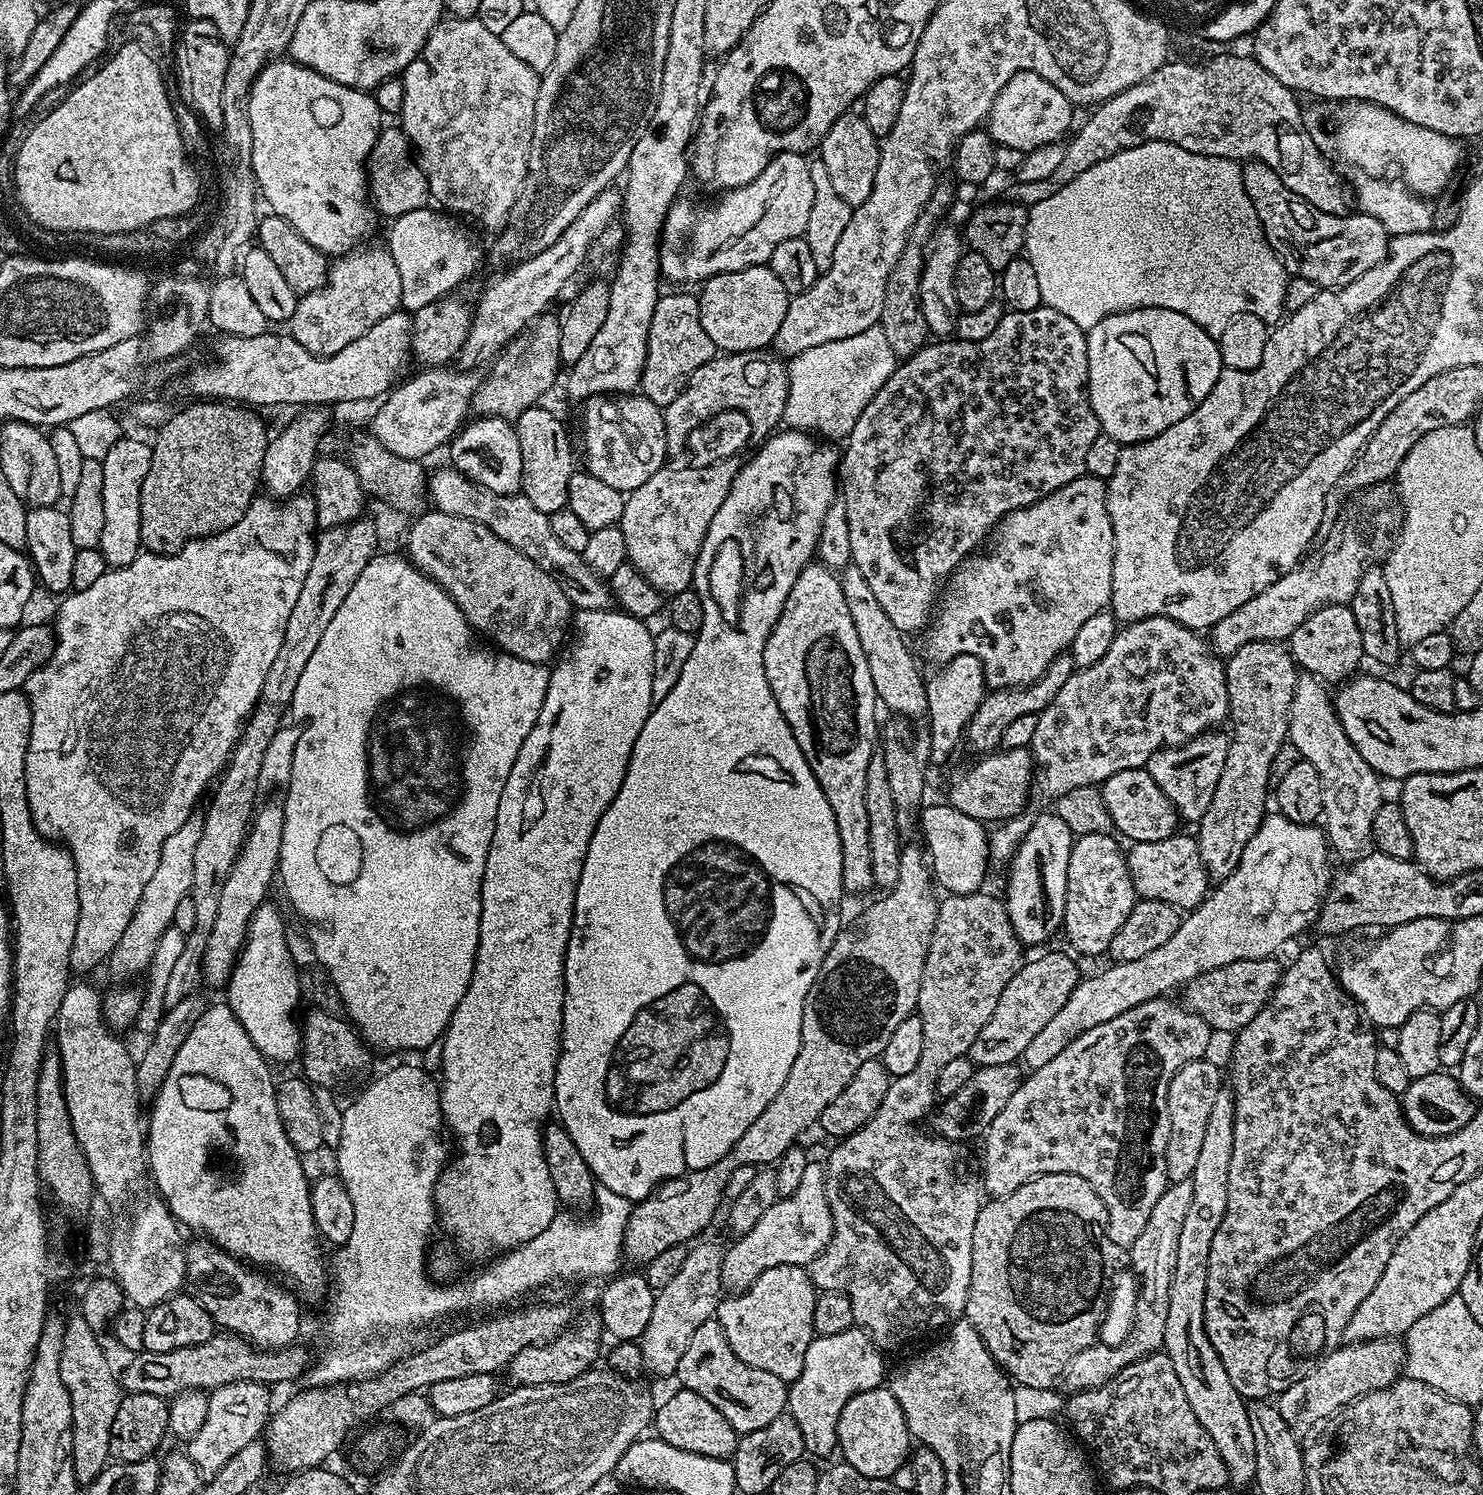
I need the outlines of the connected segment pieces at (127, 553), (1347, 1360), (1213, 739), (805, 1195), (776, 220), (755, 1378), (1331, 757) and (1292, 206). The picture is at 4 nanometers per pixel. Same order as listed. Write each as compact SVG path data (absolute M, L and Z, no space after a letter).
M121 438L110 446L110 454L102 462L102 511L103 525L99 551L108 568L121 568L142 551L140 542L140 491L146 478L146 470L150 470L152 445L146 439L128 440Z
M1385 1338L1362 1340L1359 1344L1345 1343L1319 1360L1314 1370L1306 1374L1306 1378L1298 1378L1294 1386L1280 1393L1278 1407L1282 1419L1297 1438L1307 1437L1313 1429L1331 1420L1347 1404L1352 1404L1374 1390L1390 1387L1395 1380L1401 1379L1405 1368L1406 1344L1403 1339Z
M1220 730L1203 732L1178 748L1162 748L1148 759L1146 767L1150 778L1154 778L1162 794L1170 798L1181 821L1199 822L1206 810L1210 810L1210 801L1214 799L1214 790L1217 789L1218 780L1222 778L1222 770L1226 766L1229 737L1222 733Z
M809 1162L798 1190L794 1190L794 1194L789 1196L781 1196L774 1202L774 1206L770 1206L770 1210L766 1210L766 1214L762 1214L762 1218L758 1218L758 1223L750 1231L739 1233L738 1238L733 1239L736 1241L724 1248L720 1283L729 1293L739 1294L743 1292L758 1277L766 1274L766 1270L774 1270L774 1266L811 1265L812 1260L818 1258L818 1254L822 1254L822 1250L826 1250L834 1230L834 1218L830 1212L830 1202L826 1198L824 1170L823 1163Z
M783 152L769 161L765 169L741 188L733 188L719 197L720 204L708 208L696 220L692 233L688 236L688 227L692 224L692 204L685 198L672 203L664 223L664 234L660 246L660 274L667 280L697 280L703 282L712 276L734 270L746 270L759 264L767 265L770 254L786 238L798 238L804 235L810 222L810 206L814 204L814 181L810 179L810 160L799 152Z
M714 1318L694 1330L674 1376L680 1379L680 1388L706 1398L738 1434L762 1430L762 1426L774 1422L774 1418L785 1415L788 1406L789 1385L775 1374L758 1370L758 1366L746 1366L746 1362L730 1350L730 1342L726 1342L726 1334Z
M1297 675L1296 690L1290 708L1290 718L1288 719L1287 743L1289 745L1293 744L1300 751L1297 752L1299 759L1310 762L1310 766L1314 766L1314 770L1318 770L1324 787L1324 815L1322 820L1326 825L1329 845L1334 849L1337 857L1339 857L1338 855L1346 856L1346 860L1351 862L1369 851L1374 840L1372 827L1376 821L1378 810L1386 802L1386 796L1384 796L1383 786L1380 785L1382 783L1380 773L1375 772L1364 761L1362 754L1358 752L1354 742L1346 734L1346 730L1336 713L1333 697L1330 692L1328 696L1328 692L1324 688L1327 687L1317 680L1315 676Z
M1261 160L1247 161L1240 173L1246 194L1250 194L1250 202L1254 202L1254 210L1264 227L1264 236L1289 277L1306 278L1320 290L1345 288L1388 257L1390 233L1378 218L1363 214L1326 214L1294 194Z

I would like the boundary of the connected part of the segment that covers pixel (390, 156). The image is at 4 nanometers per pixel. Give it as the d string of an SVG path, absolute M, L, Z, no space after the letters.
M399 126L381 127L368 155L366 171L368 174L368 194L371 203L381 217L408 218L419 213L416 211L424 203L429 203L426 176L422 174L410 138L404 133L403 128Z

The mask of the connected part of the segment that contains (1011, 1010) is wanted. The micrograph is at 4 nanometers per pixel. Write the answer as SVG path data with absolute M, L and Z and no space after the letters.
M1048 952L1031 960L1021 964L1018 974L1006 982L1006 990L1002 990L1002 998L998 998L998 1006L994 1006L994 1014L990 1014L990 1022L986 1022L978 1038L974 1038L974 1046L968 1051L973 1065L985 1068L1017 1063L1046 1022L1066 1006L1066 998L1074 994L1082 979L1079 966L1064 952Z

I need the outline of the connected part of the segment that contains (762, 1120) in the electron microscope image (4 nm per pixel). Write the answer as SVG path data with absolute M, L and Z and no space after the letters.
M901 847L898 874L900 877L893 888L885 891L881 895L884 897L874 901L865 912L858 913L849 924L847 921L834 938L822 962L822 970L818 970L818 978L814 986L810 986L810 994L802 1010L798 1058L794 1058L794 1066L790 1066L790 1074L786 1074L786 1082L782 1082L782 1090L774 1094L770 1106L766 1106L766 1110L762 1110L762 1114L754 1118L754 1123L746 1129L746 1134L742 1134L742 1138L738 1138L738 1142L734 1142L734 1146L730 1146L728 1153L718 1158L718 1162L697 1172L687 1171L682 1176L665 1180L657 1191L633 1207L624 1235L623 1259L632 1263L629 1265L646 1266L651 1260L658 1258L662 1250L695 1241L701 1235L699 1232L715 1218L720 1203L721 1208L725 1203L724 1191L726 1182L730 1182L730 1174L734 1174L734 1170L738 1170L738 1166L743 1164L775 1165L782 1154L786 1154L786 1150L793 1148L799 1141L796 1139L811 1124L813 1127L819 1121L822 1110L826 1110L826 1106L830 1106L830 1102L834 1102L834 1098L838 1098L838 1094L846 1090L846 1082L854 1078L858 1066L862 1066L862 1062L883 1057L886 1042L890 1042L894 1029L916 1012L918 990L922 986L922 970L926 966L926 954L934 934L940 905L936 896L937 889L934 887L933 869L923 847Z

